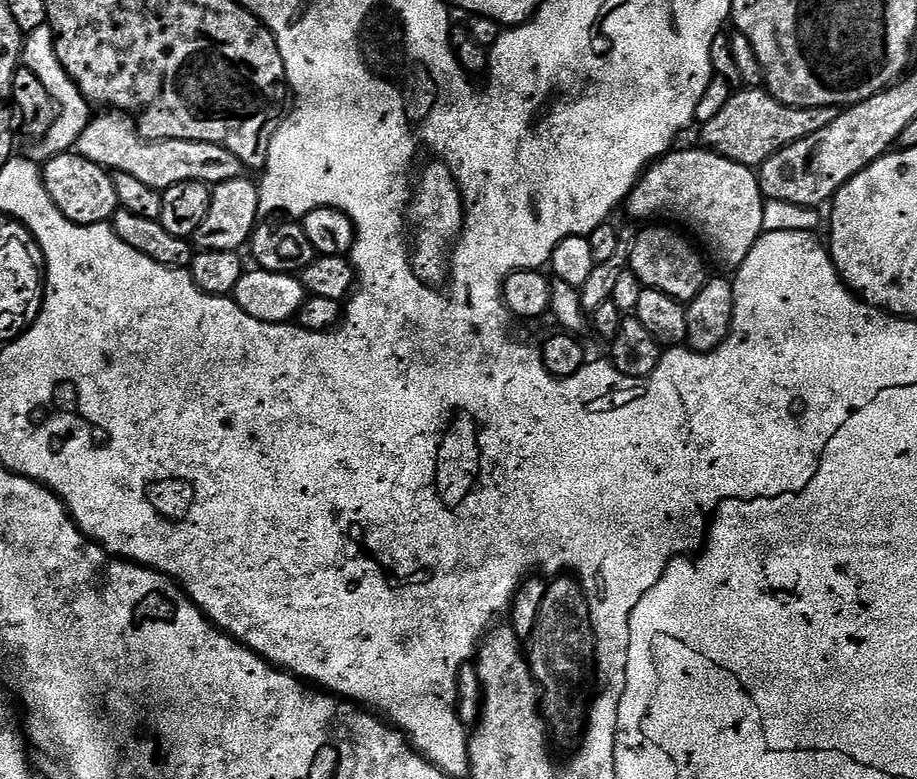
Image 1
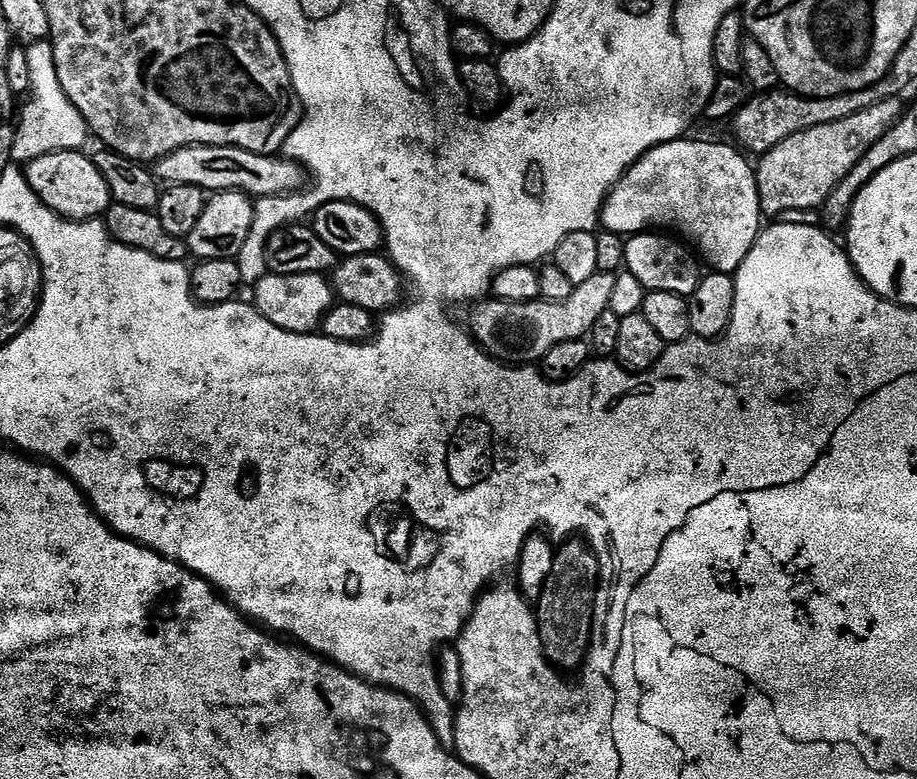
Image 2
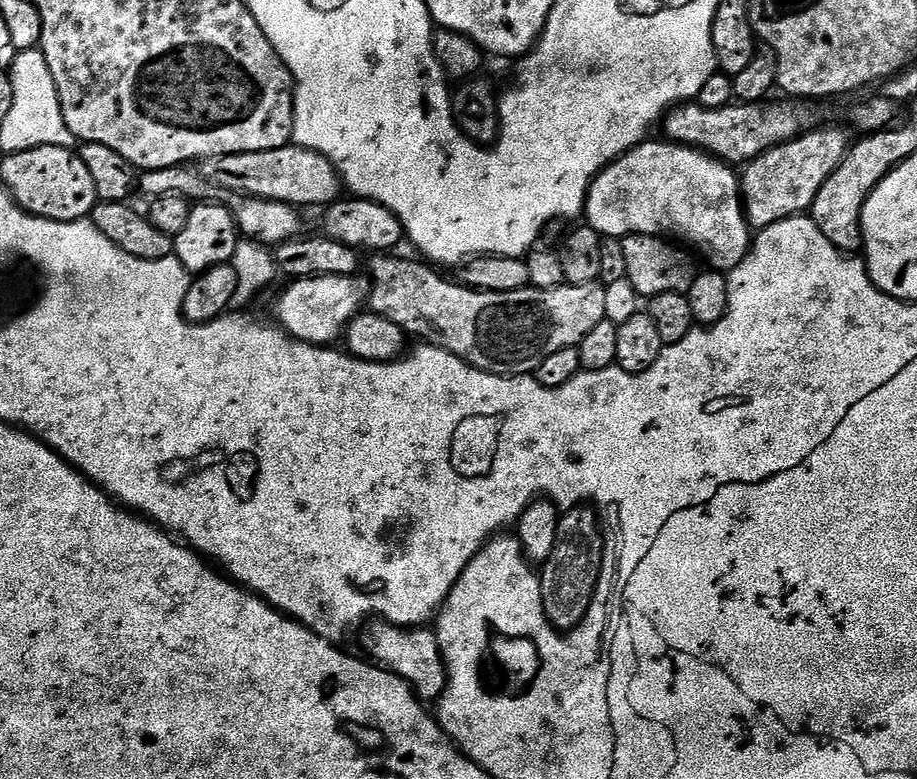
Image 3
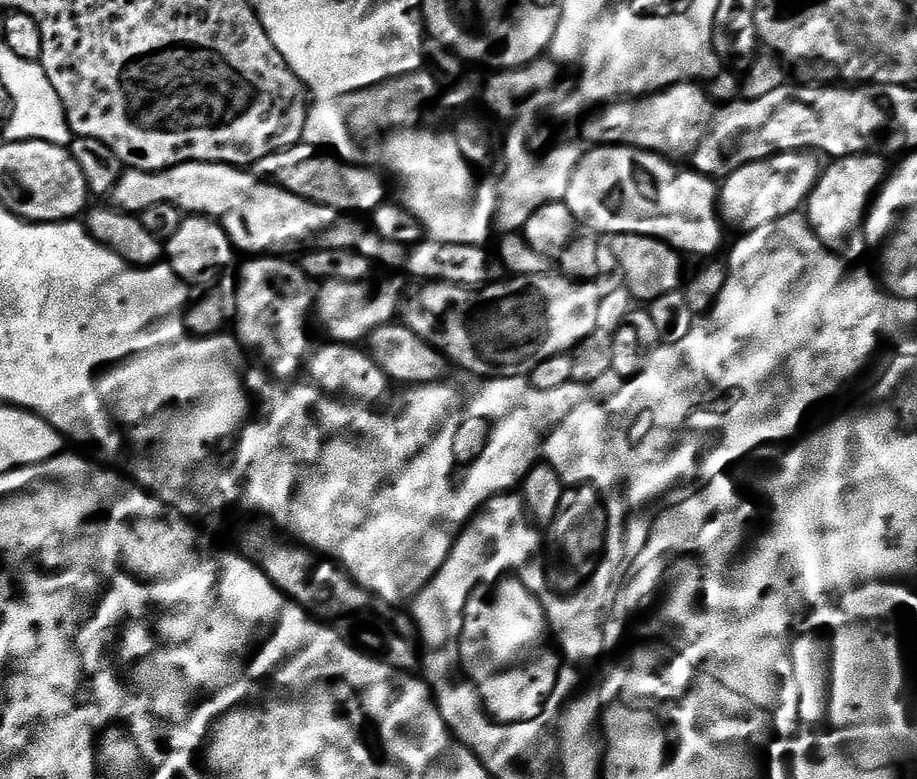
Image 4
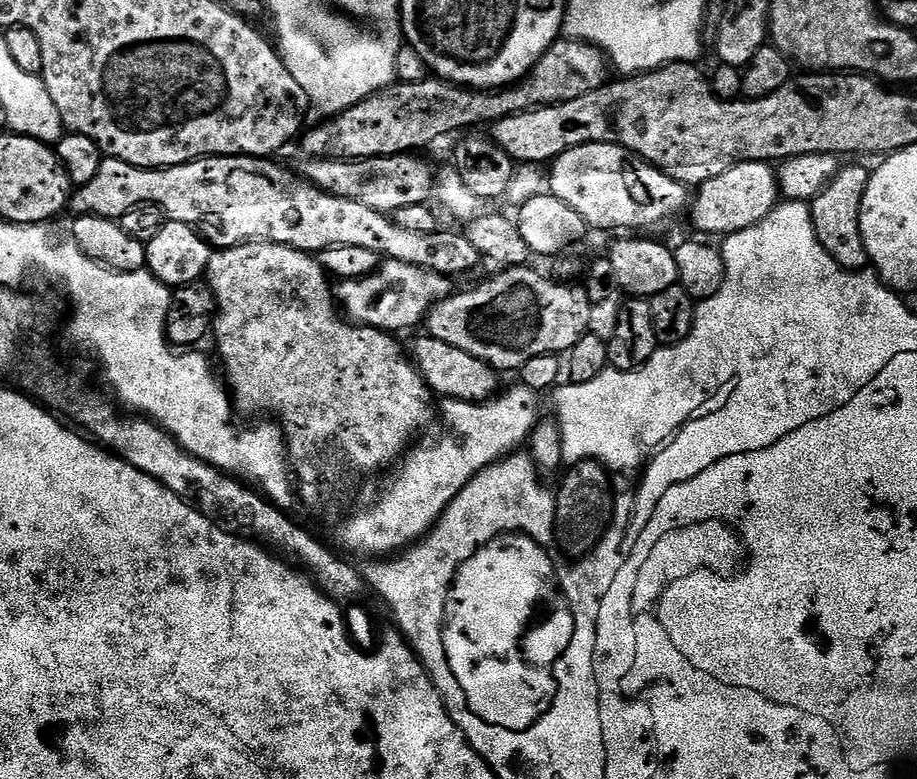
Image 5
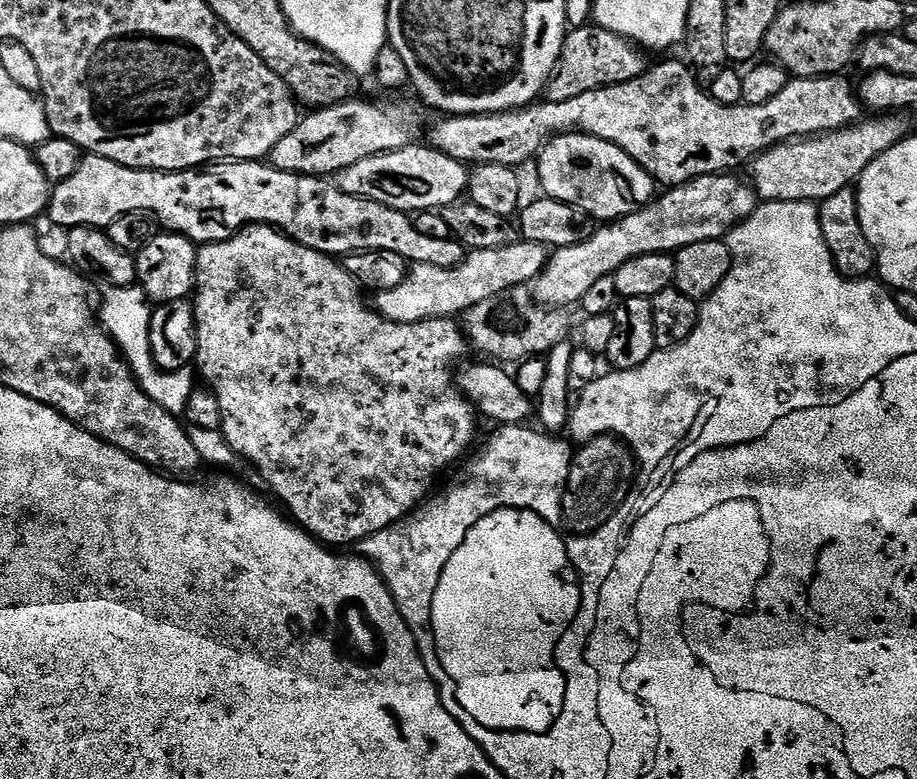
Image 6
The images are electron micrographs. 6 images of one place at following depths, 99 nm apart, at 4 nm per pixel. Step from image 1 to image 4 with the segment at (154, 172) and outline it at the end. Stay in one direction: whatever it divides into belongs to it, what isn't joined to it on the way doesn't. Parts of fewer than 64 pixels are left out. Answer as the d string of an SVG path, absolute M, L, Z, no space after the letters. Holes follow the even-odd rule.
M303 142L266 154L256 161L254 172L279 188L285 188L290 194L298 194L315 204L330 206L341 214L370 214L386 200L385 177L375 167L349 164L347 160L341 160L327 151Z

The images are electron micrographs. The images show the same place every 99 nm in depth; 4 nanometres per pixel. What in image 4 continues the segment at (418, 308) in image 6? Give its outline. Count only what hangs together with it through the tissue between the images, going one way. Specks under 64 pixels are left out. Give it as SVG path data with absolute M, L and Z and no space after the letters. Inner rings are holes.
M325 280L323 283L319 285L318 291L315 293L314 296L314 316L320 319L320 324L322 327L328 331L327 339L329 341L335 342L337 344L350 344L353 346L359 345L361 341L371 334L371 332L377 328L378 326L382 326L383 324L390 324L393 323L397 319L398 316L398 309L401 307L402 304L402 292L400 296L400 284L396 280L380 280L377 284L372 284L373 282L365 282L359 280L358 282L338 282L337 280Z

